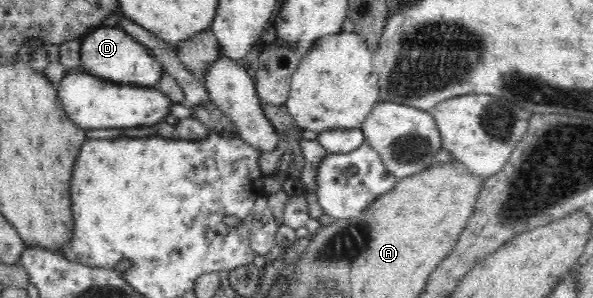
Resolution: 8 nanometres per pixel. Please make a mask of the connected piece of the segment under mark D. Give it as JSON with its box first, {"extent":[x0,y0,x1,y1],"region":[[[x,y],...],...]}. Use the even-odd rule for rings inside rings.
{"extent":[80,26,165,88],"region":[[[99,26],[86,35],[80,47],[81,67],[86,73],[115,83],[154,88],[165,73],[163,65],[150,55],[148,48],[120,27]]]}

